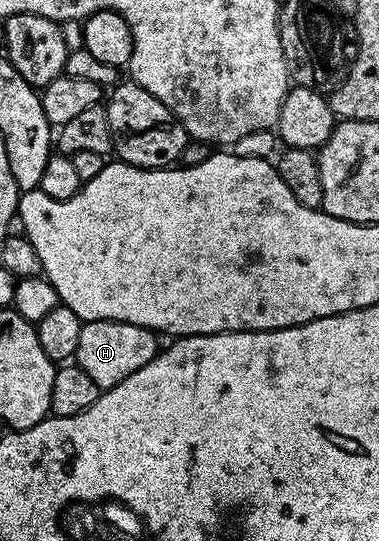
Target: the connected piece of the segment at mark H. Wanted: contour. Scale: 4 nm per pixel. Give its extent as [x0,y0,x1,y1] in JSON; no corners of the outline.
[74,320,158,390]

